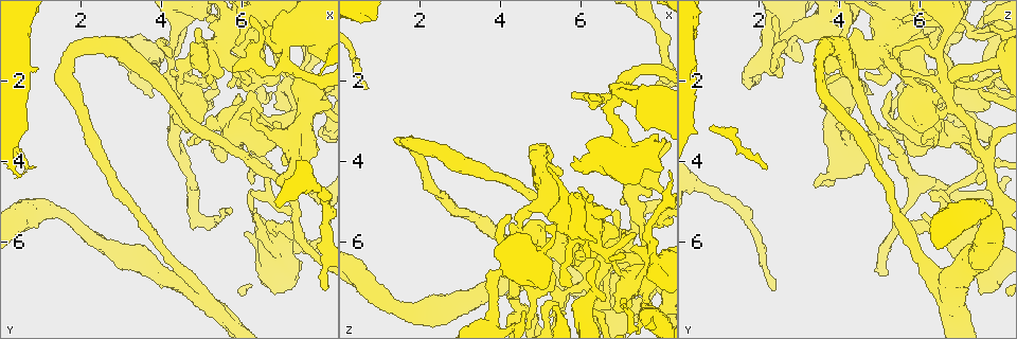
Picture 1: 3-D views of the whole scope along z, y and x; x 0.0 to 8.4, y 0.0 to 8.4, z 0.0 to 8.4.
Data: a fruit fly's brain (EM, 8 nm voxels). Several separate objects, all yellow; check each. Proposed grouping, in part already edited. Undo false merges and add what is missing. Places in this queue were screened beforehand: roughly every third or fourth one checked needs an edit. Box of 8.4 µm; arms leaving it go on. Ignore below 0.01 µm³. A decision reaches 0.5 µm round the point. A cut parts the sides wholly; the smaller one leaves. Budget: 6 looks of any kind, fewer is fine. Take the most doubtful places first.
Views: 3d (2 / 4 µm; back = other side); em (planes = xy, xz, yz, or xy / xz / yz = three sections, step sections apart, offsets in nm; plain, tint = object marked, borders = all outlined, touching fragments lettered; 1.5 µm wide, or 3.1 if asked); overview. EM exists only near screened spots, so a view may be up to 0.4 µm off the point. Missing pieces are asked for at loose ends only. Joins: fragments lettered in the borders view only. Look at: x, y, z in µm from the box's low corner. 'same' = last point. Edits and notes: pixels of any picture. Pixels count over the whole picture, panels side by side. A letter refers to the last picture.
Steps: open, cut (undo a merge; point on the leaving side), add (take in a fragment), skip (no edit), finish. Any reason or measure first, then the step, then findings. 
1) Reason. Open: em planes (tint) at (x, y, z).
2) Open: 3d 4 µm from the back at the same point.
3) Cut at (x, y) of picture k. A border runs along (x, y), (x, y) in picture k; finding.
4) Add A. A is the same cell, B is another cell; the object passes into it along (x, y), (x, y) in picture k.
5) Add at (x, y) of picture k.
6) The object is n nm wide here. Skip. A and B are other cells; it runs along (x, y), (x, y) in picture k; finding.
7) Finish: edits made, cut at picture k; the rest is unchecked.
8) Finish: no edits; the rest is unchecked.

An open end. Open: em yz step 8 (tint) at (5.40, 0.55, 7.65).

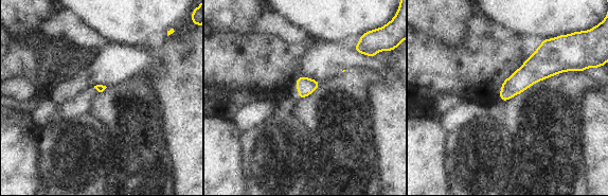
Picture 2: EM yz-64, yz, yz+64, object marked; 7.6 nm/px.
Open: em planes (borders) at the same point.

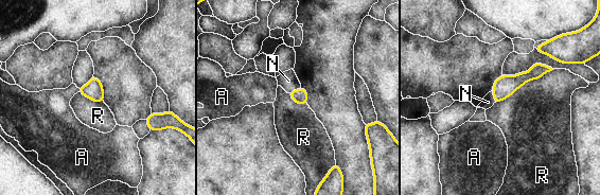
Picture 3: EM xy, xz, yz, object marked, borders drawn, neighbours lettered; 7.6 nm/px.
Add N. N is the same cell, A and R are other cells; the cell continues.

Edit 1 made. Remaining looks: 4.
An open end. Open: em yz step 8 (borders) at (0.65, 4.25, 2.15).

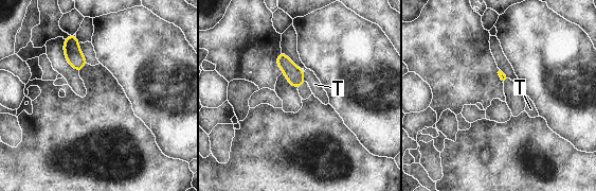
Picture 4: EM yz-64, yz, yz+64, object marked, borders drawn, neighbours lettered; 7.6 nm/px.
Skip. T is another cell; a border runs along (305, 71), (304, 81) in picture 4; none of them fits.

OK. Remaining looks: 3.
An open end. Open: 3d 4 µm from the back at (7.05, 4.05, 4.95).

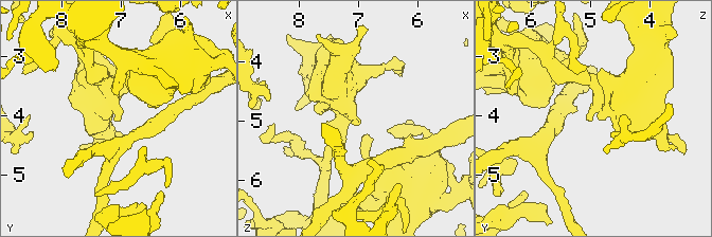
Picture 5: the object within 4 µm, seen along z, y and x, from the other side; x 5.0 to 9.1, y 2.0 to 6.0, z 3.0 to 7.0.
Shape alone is not enough. Open: em planes (borders) at (7.05, 4.05, 5.00).

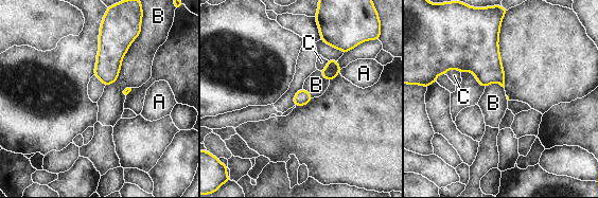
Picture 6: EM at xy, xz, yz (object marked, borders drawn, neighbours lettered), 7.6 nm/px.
Skip. A, B and C are other cells; a border runs along (137, 36), (117, 79), (105, 86) in picture 6; no lettered fragment goes on from it.

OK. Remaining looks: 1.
Finish: edits made, add at picture 3; the rest is unchecked.

